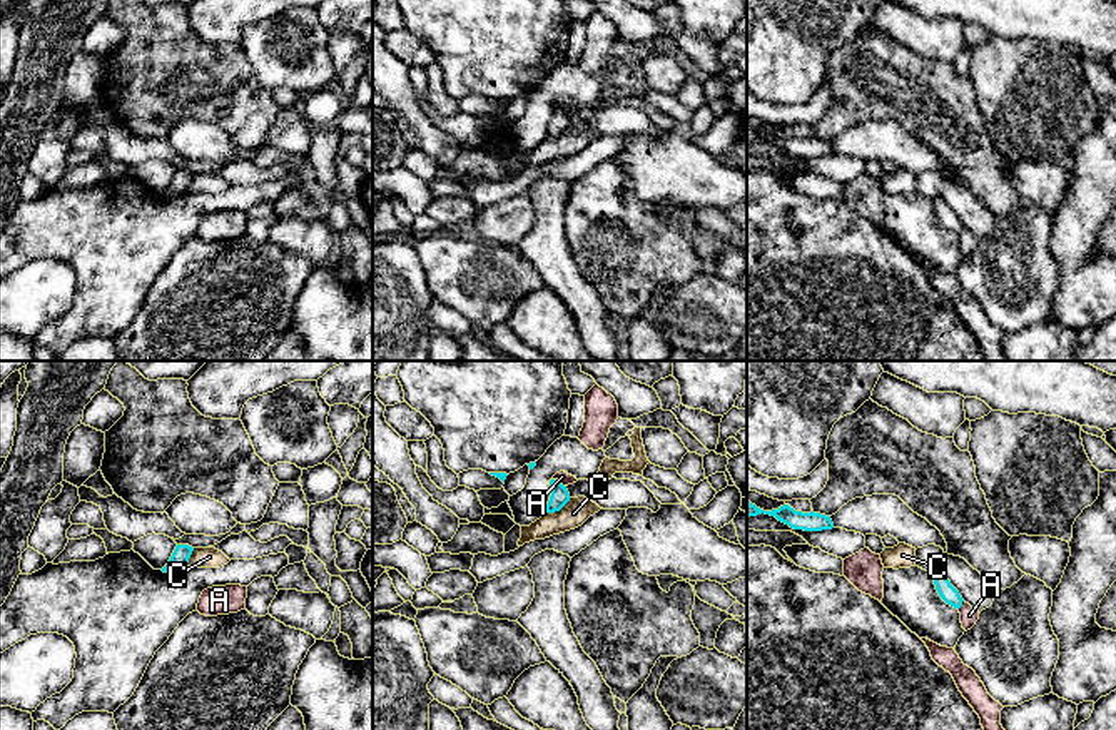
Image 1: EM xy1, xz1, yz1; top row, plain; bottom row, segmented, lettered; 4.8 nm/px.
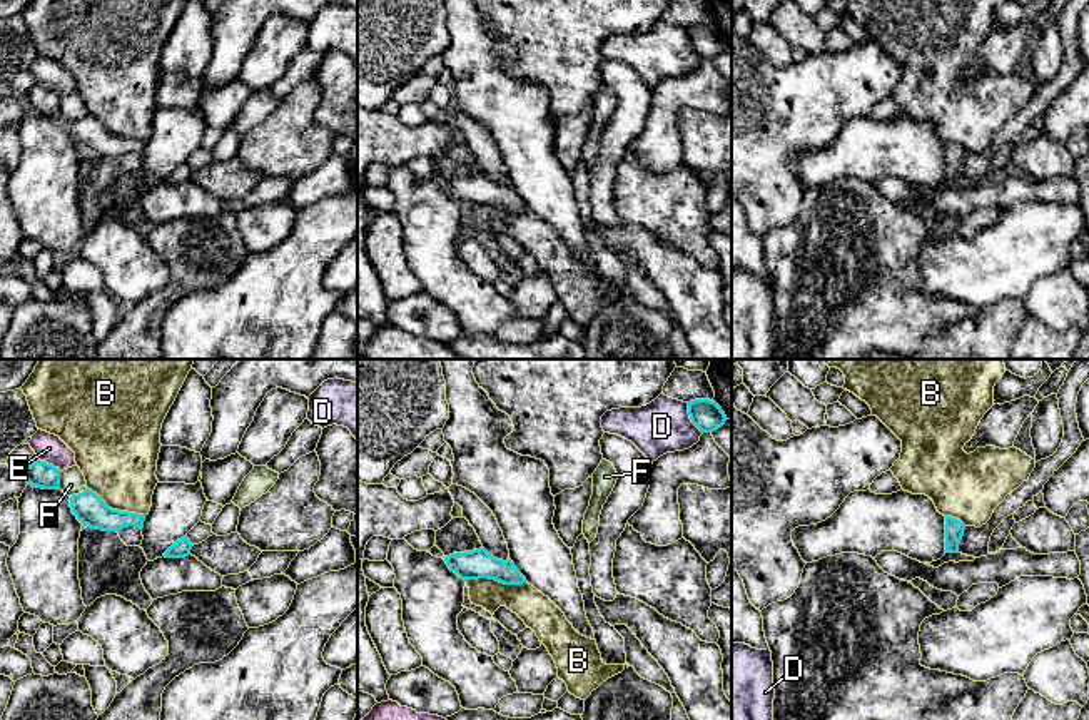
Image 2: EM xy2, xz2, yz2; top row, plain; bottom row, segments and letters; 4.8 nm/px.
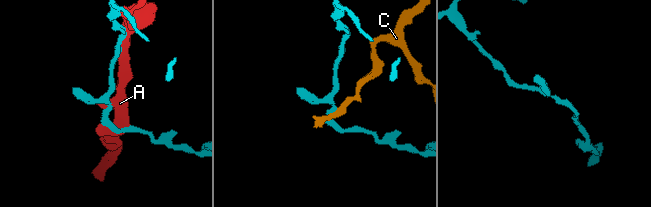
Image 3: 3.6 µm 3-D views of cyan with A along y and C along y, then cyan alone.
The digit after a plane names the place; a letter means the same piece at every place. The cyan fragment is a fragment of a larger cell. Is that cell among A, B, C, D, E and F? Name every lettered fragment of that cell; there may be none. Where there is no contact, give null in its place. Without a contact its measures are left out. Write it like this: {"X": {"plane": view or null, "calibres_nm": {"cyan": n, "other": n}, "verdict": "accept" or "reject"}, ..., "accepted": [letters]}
{"A": {"plane": "xz1", "calibres_nm": {"cyan": 90, "other": 60}, "verdict": "reject"}, "B": {"plane": "xz2", "calibres_nm": {"cyan": 140, "other": 160}, "verdict": "accept"}, "C": {"plane": "xz1", "calibres_nm": {"cyan": 90, "other": 120}, "verdict": "reject"}, "D": {"plane": "xz2", "calibres_nm": {"cyan": 150, "other": 260}, "verdict": "reject"}, "E": {"plane": "xy2", "calibres_nm": {"cyan": 130, "other": 140}, "verdict": "reject"}, "F": {"plane": "xy2", "calibres_nm": {"cyan": 130, "other": 130}, "verdict": "reject"}, "accepted": ["B"]}

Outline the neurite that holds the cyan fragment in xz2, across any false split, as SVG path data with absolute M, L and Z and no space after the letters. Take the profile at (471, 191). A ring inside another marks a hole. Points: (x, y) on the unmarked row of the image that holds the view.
M484 174L453 179L444 184L451 197L461 205L479 205L489 204L504 210L523 210L526 204L519 199L511 185L498 185L489 180Z

